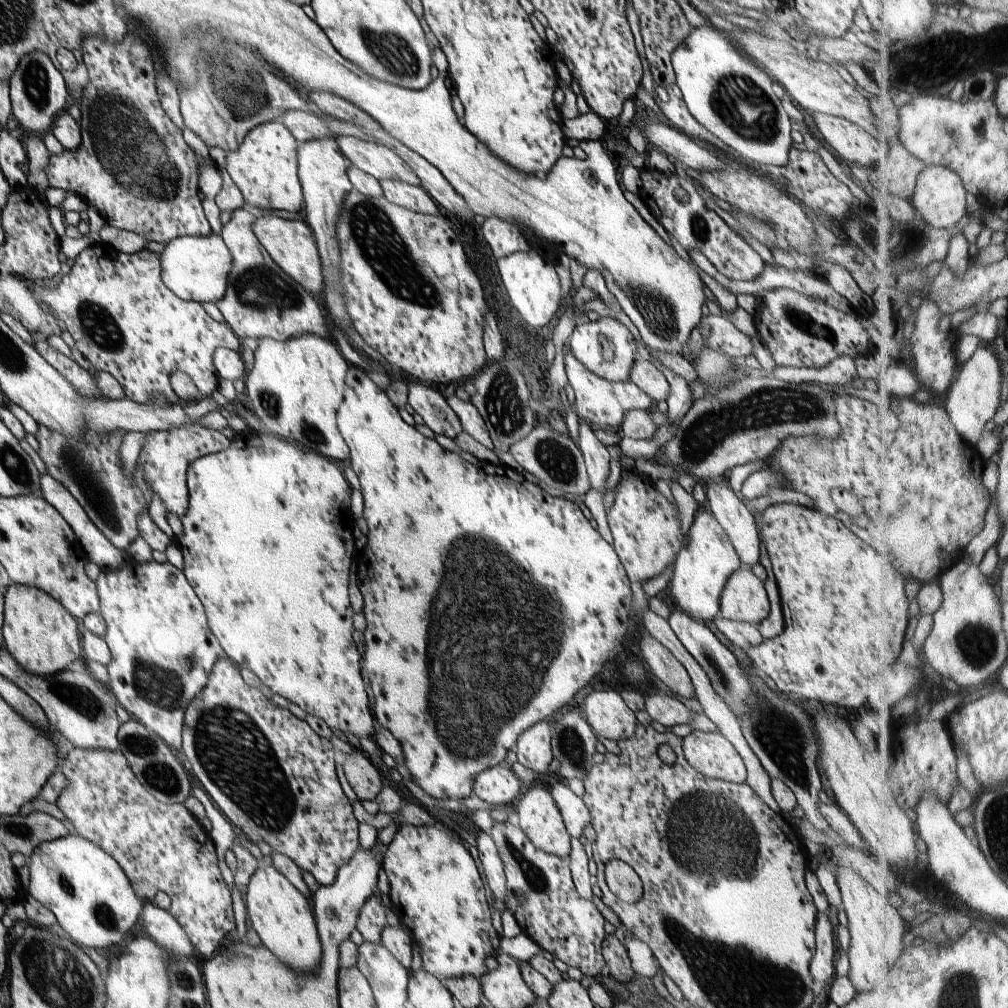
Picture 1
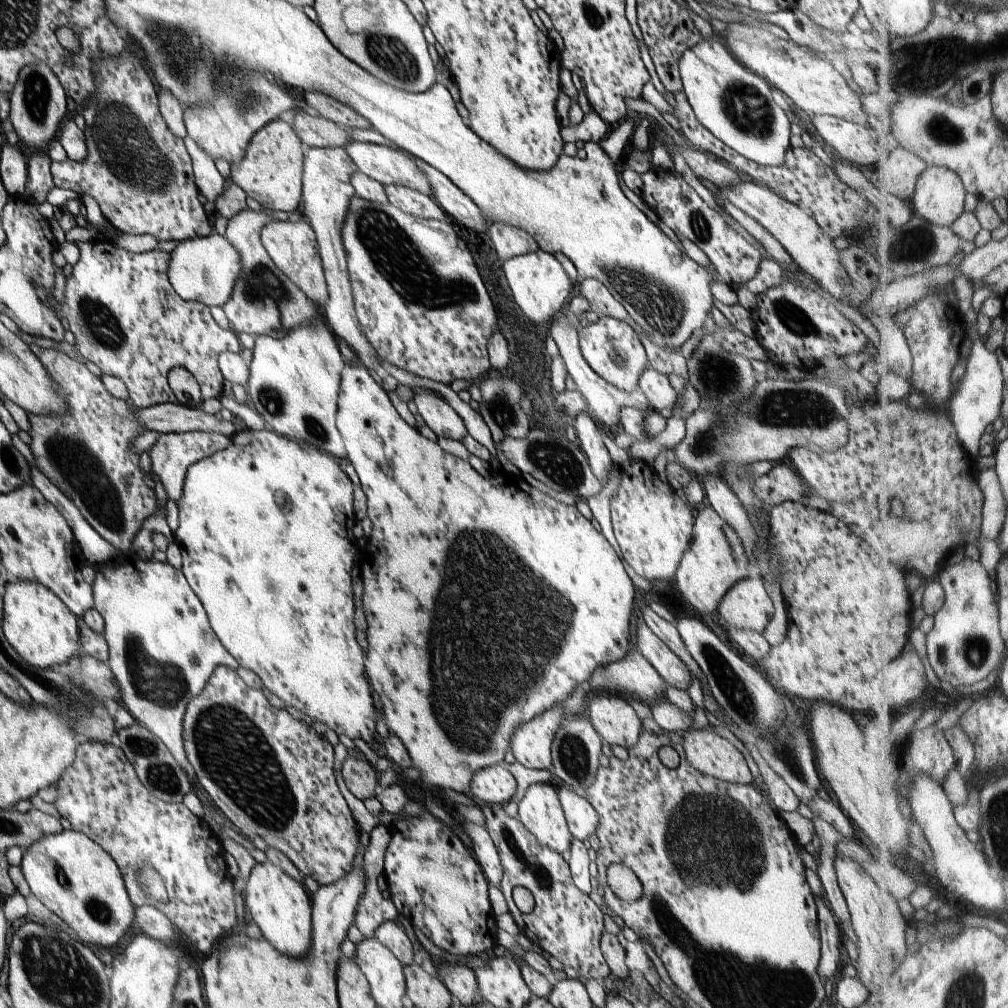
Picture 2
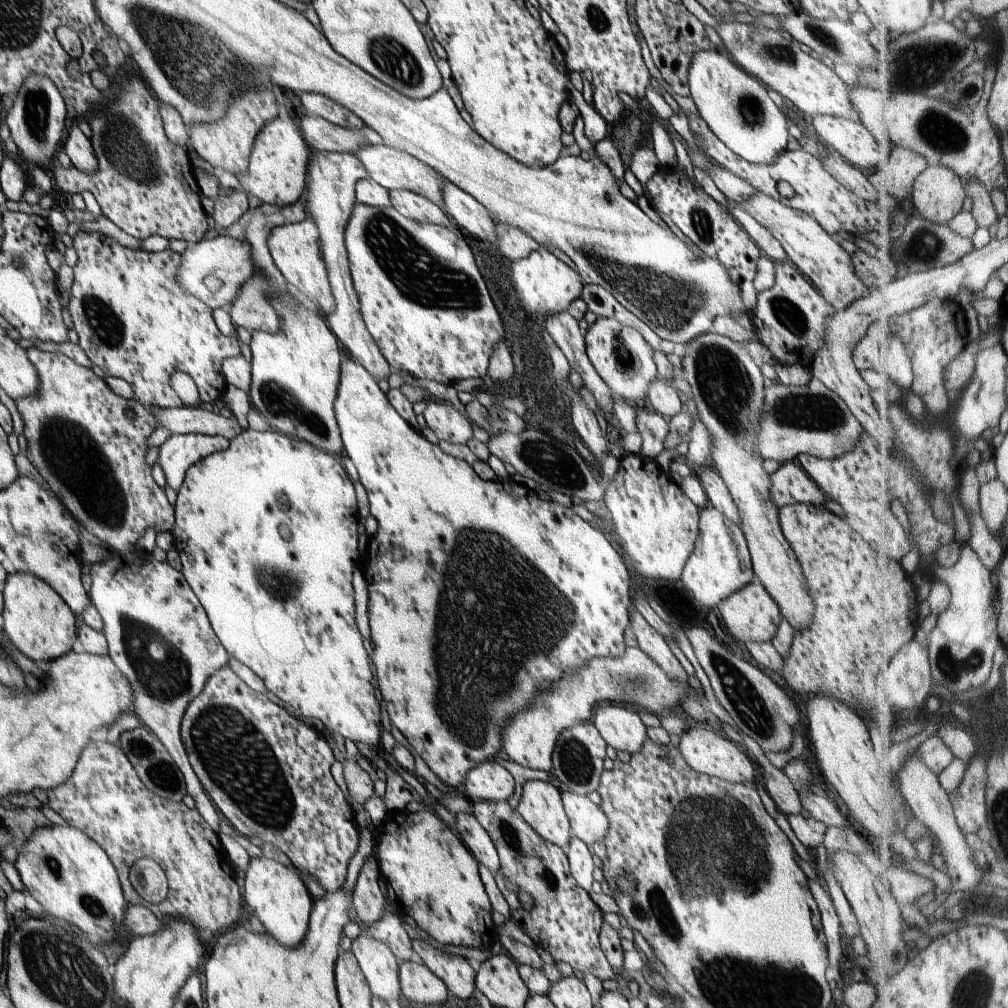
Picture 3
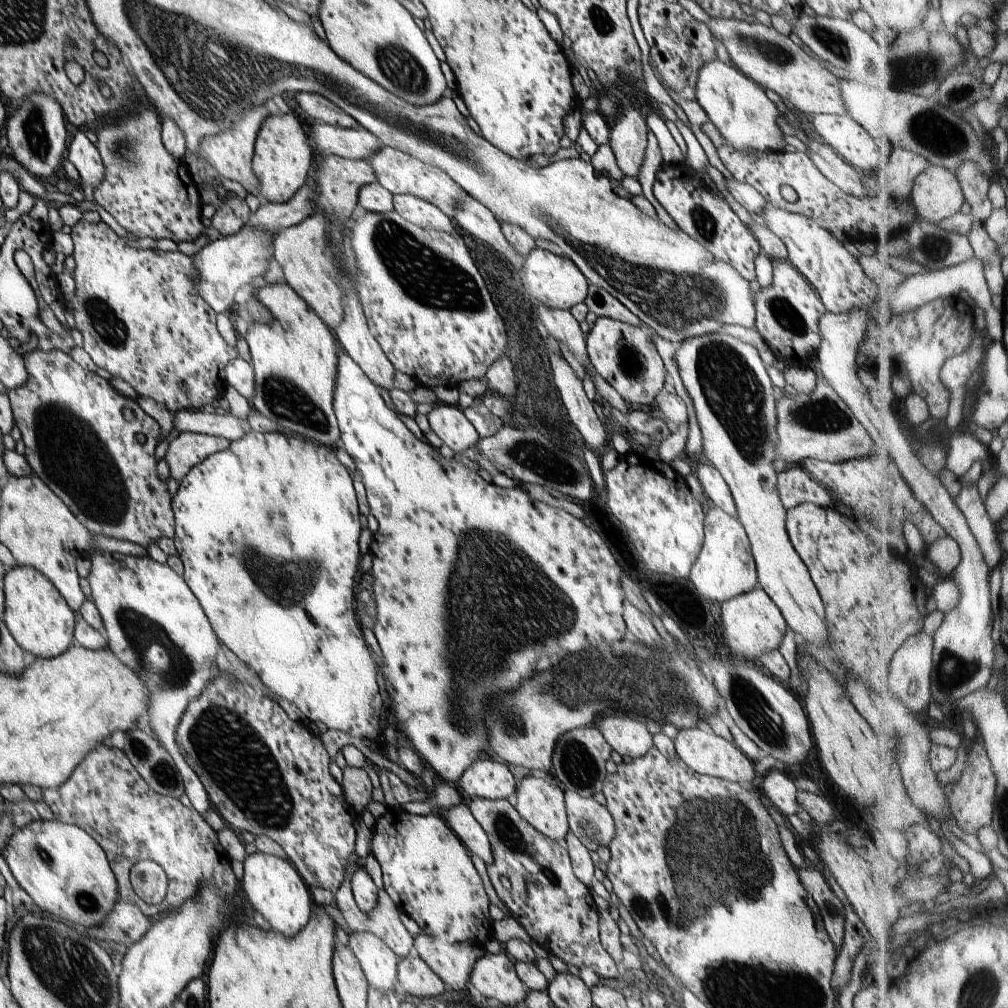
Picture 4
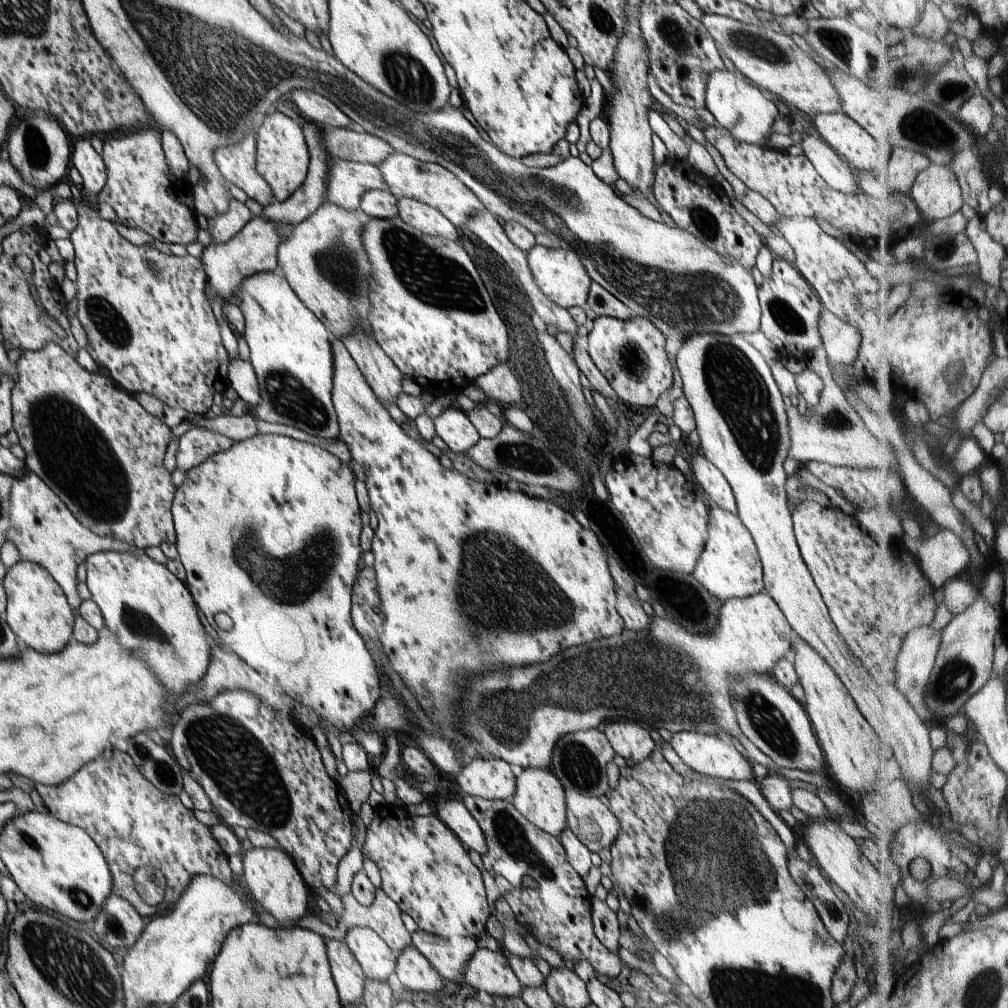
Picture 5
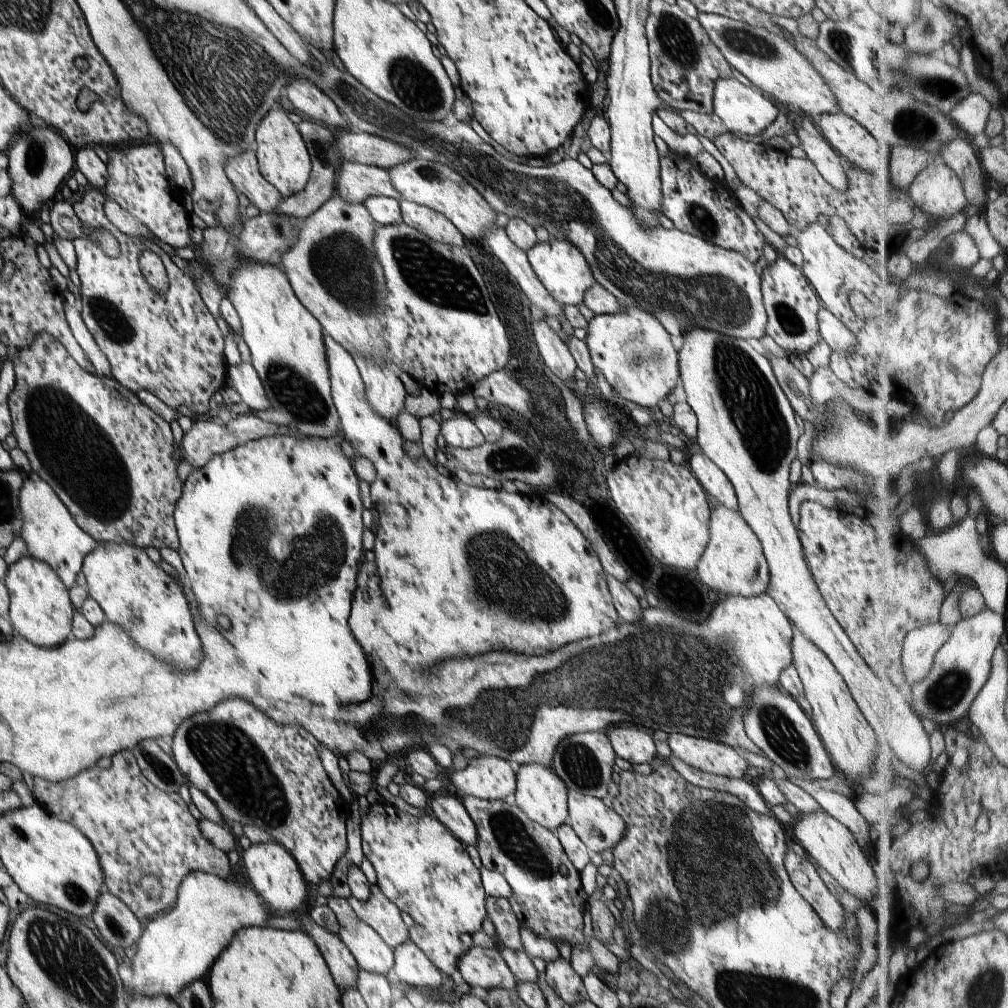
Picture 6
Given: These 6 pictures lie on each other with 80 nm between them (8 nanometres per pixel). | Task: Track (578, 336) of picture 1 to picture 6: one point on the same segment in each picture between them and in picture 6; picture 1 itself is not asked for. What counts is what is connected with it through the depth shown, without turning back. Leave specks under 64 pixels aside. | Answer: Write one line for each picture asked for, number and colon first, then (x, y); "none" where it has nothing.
2: (614, 350)
3: (621, 356)
4: (626, 356)
5: (631, 353)
6: (633, 350)

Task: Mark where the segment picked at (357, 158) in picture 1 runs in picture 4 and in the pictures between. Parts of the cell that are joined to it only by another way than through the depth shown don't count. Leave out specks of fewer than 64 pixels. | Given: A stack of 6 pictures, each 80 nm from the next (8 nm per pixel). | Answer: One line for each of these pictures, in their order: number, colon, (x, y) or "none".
2: (388, 166)
3: (394, 169)
4: (400, 173)

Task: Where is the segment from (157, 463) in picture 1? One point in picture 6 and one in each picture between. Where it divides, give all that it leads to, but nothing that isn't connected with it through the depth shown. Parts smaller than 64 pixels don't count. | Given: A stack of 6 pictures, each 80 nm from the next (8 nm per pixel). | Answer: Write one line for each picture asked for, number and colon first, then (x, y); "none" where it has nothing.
2: (172, 454)
3: (179, 452)
4: (187, 450)
5: (198, 443)
6: (205, 439)

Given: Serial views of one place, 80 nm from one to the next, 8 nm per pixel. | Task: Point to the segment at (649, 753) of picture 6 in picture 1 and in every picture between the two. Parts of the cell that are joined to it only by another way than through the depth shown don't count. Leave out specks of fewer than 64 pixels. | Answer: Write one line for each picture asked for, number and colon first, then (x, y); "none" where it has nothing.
1: (607, 713)
2: (616, 722)
3: (623, 730)
4: (629, 737)
5: (633, 742)

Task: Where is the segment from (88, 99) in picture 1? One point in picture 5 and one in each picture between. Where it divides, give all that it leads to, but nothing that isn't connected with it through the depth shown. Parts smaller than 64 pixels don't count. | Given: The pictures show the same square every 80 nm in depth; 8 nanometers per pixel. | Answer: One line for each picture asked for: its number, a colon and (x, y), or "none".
2: (141, 175)
3: (147, 186)
4: (149, 192)
5: (140, 187)

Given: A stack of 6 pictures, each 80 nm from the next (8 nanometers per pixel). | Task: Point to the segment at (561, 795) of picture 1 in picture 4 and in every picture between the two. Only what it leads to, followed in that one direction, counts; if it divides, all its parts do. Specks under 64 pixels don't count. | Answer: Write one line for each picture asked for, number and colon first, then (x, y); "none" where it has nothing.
2: (582, 818)
3: (588, 822)
4: (592, 823)

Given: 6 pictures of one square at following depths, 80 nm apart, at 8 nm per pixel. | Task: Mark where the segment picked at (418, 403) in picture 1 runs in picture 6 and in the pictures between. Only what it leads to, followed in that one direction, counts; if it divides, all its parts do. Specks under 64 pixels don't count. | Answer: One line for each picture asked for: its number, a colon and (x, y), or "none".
2: (441, 418)
3: (448, 423)
4: (448, 421)
5: (454, 427)
6: (460, 431)

